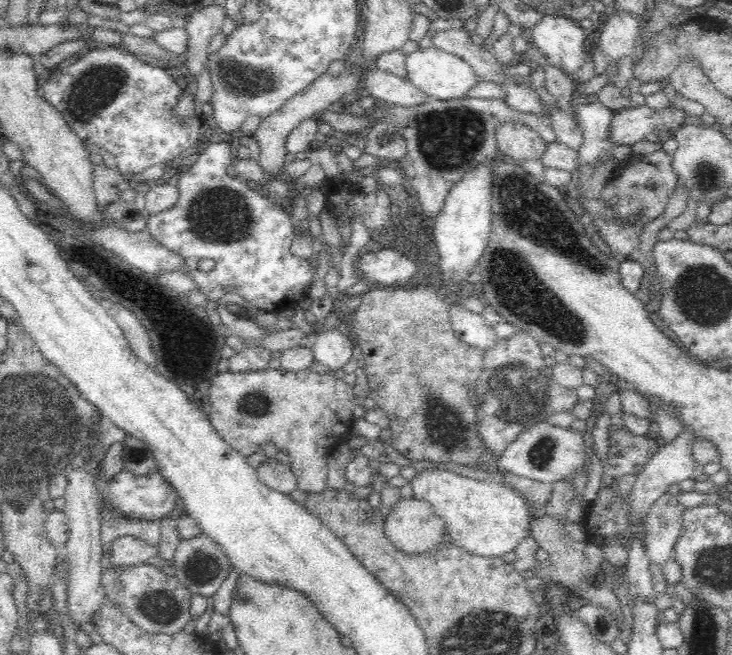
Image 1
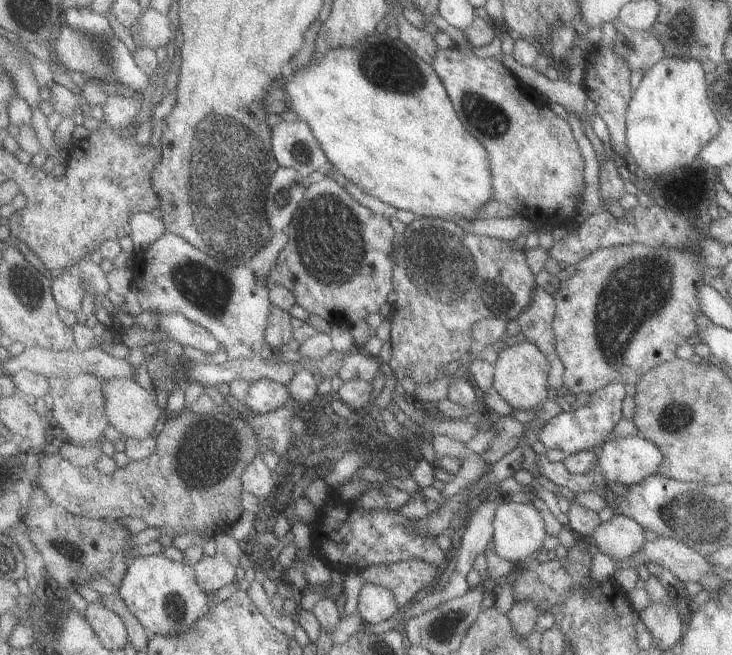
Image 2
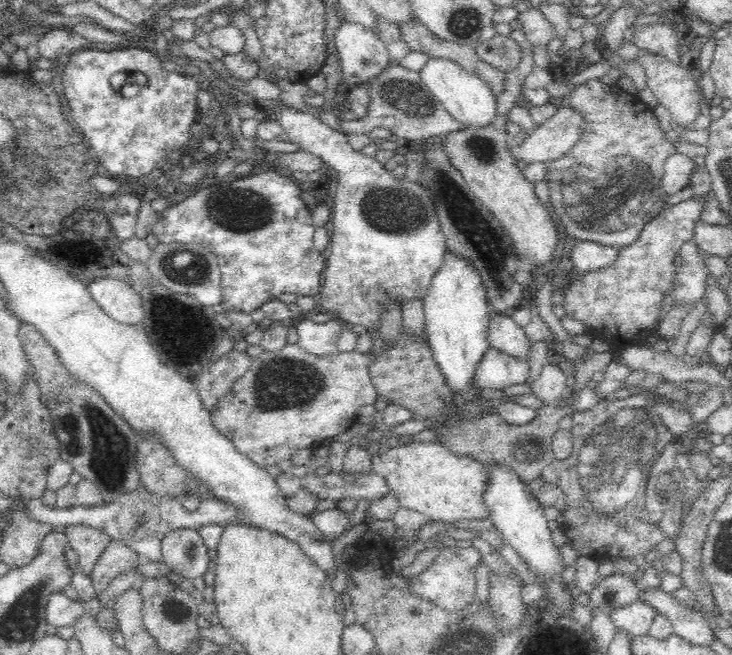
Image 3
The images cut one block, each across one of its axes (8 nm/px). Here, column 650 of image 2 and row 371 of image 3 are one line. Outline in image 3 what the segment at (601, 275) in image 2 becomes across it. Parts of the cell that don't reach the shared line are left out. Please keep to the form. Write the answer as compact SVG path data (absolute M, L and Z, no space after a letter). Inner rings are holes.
M286 344L276 352L264 352L210 412L212 428L224 434L226 440L230 440L232 446L258 468L266 470L268 466L278 466L282 460L290 460L298 454L298 450L314 450L320 440L334 438L356 424L358 410L378 400L378 390L372 382L372 364L376 364L374 356L358 350L336 352L332 356L314 356L298 344Z

